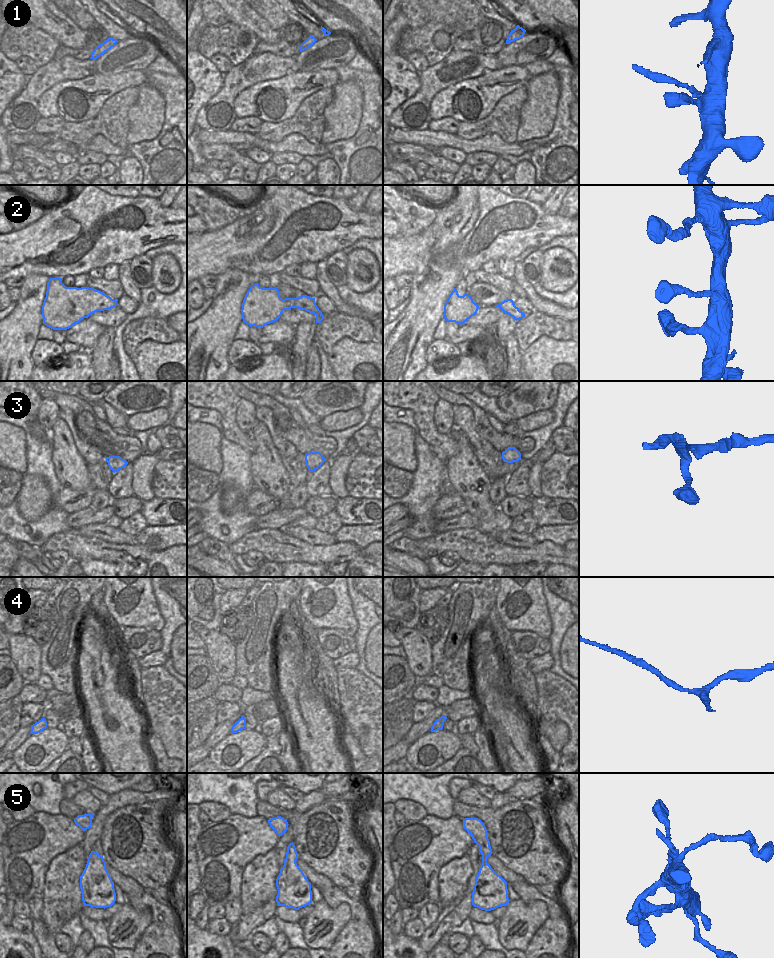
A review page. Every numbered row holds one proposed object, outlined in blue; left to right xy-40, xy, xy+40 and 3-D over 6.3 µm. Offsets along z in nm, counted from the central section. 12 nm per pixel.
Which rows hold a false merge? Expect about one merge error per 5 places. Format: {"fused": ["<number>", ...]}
{"fused": ["1"]}

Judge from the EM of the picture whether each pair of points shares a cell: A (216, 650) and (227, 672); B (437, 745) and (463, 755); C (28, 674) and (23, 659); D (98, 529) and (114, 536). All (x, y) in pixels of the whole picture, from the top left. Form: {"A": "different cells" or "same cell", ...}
{"A": "same cell", "B": "different cells", "C": "same cell", "D": "same cell"}

